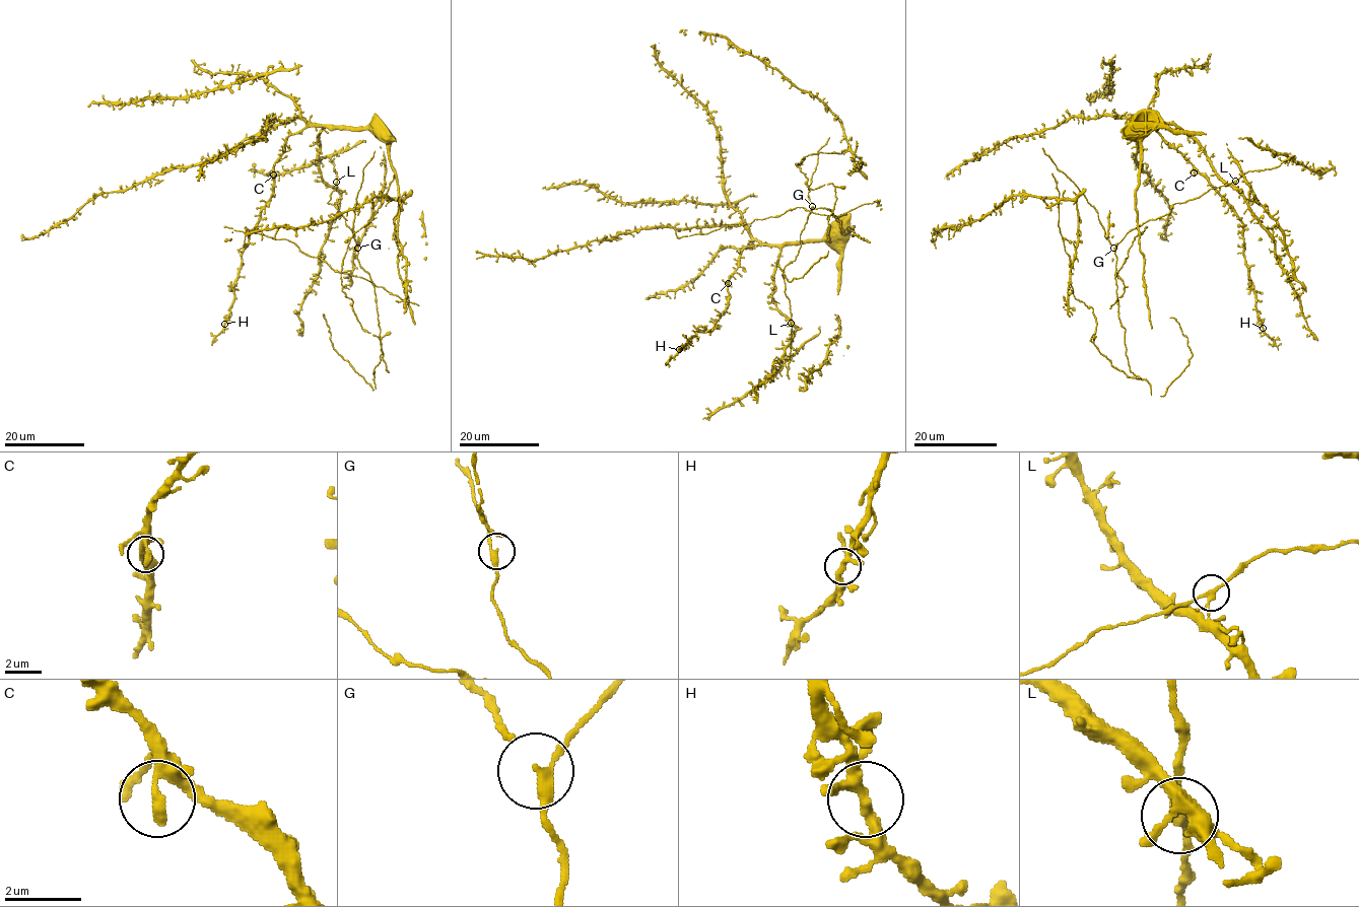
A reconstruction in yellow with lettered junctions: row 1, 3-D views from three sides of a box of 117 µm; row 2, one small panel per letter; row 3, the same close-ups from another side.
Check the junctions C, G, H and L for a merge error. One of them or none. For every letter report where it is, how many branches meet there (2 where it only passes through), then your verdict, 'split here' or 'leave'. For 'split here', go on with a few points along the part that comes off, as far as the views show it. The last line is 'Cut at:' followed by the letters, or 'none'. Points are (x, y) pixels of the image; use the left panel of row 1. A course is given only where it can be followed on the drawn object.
C: place (273, 175); branches 3; leave
G: place (357, 248); branches 3; leave
H: place (224, 324); branches 3; leave
L: place (336, 182); branches 3; leave
Cut at: none

